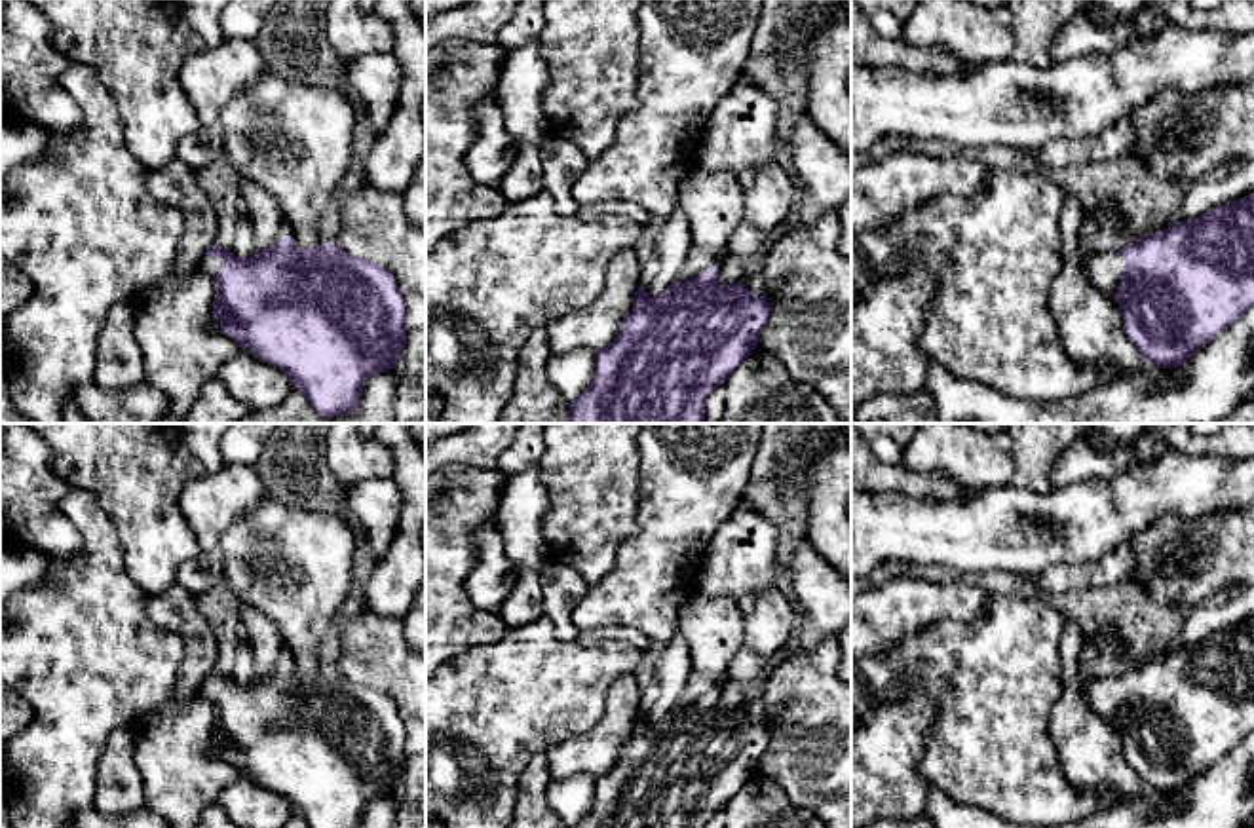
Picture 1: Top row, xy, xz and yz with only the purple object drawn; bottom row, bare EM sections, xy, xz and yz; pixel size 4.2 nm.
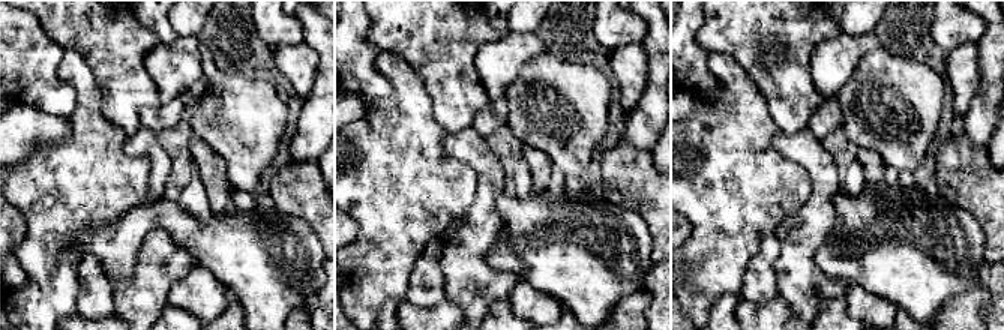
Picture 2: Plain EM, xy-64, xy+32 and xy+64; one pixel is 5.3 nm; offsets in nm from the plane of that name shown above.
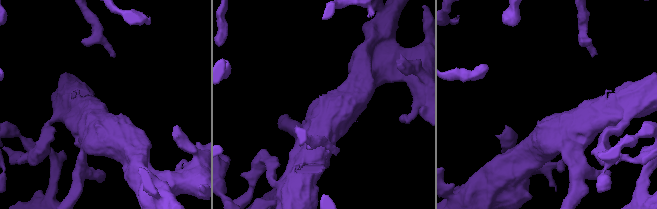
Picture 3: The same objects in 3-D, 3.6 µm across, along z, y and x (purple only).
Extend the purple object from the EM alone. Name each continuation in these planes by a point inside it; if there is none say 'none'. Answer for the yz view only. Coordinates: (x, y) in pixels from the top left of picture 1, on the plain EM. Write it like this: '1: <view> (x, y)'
1: yz (1104, 696)

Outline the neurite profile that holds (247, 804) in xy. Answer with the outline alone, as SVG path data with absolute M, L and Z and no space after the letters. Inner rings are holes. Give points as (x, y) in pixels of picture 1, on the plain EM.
M245 773L220 790L217 803L241 828L281 828L293 815L285 798L256 784Z

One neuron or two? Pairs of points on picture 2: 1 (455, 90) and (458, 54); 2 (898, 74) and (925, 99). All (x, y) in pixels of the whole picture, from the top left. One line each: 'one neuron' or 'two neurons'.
1: one neuron
2: one neuron

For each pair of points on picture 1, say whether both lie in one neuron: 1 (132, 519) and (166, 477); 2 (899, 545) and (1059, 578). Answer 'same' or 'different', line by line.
1: same
2: different

